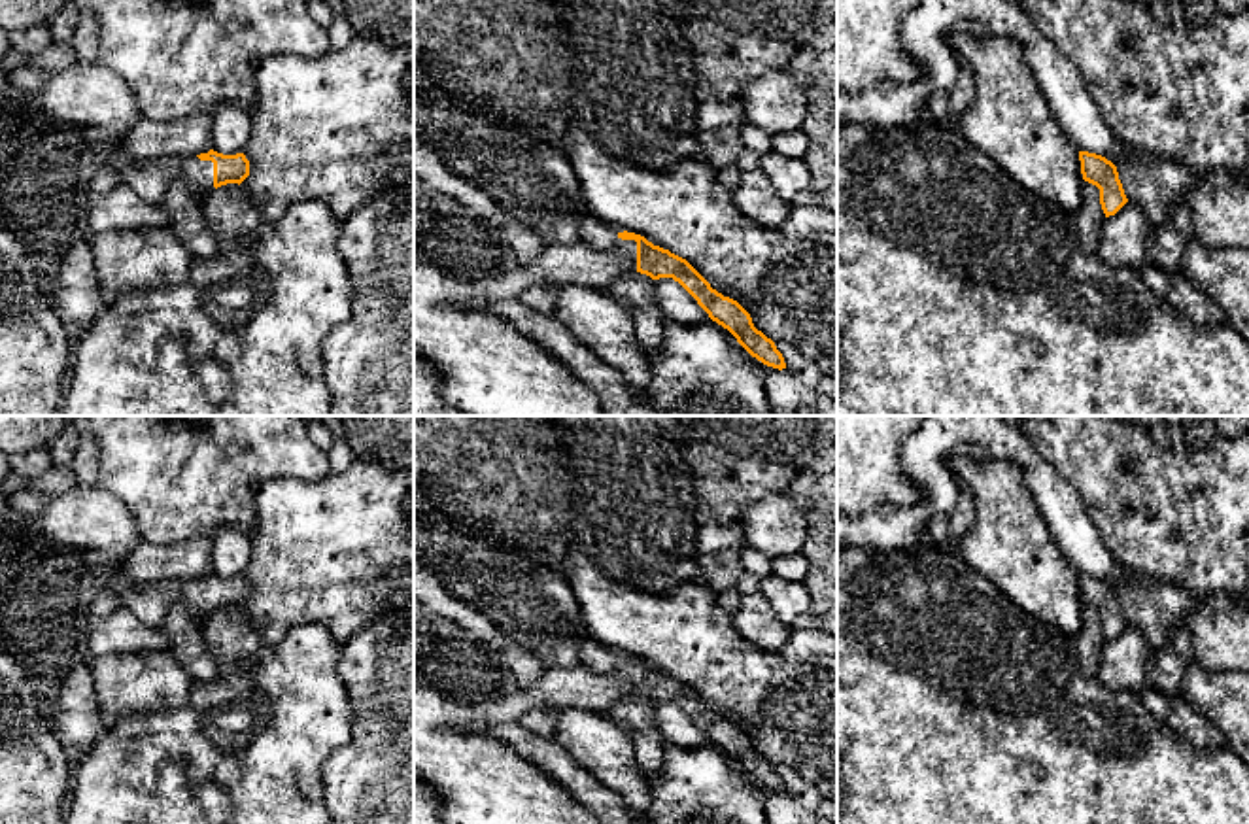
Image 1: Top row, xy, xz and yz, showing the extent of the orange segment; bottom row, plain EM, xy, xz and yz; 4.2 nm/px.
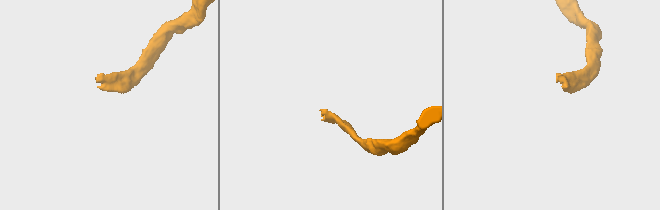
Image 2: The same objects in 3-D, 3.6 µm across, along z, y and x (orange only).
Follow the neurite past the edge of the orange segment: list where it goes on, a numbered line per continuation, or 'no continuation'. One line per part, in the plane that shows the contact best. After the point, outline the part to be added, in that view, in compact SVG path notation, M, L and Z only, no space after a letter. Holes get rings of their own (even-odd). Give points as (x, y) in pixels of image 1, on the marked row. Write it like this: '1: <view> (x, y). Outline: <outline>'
1: xz (486, 369). Outline: M616 238L607 249L586 242L550 244L525 266L484 280L446 276L431 265L414 263L414 353L440 374L440 395L448 408L465 416L603 416L601 401L563 363L514 327L478 308L478 300L518 299L535 283L576 283L608 287L616 278L637 272L637 242Z

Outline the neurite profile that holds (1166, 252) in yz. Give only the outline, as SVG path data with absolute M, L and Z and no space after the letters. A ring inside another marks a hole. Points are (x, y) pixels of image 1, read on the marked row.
M1177 204L1166 223L1155 225L1151 263L1168 274L1181 274L1185 246L1194 238L1192 217L1187 204Z

